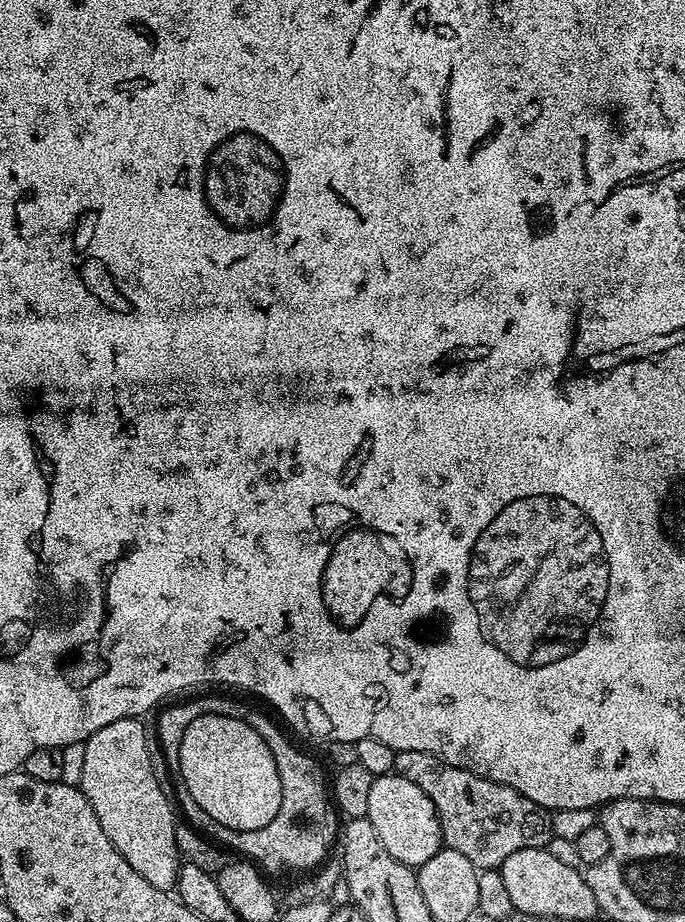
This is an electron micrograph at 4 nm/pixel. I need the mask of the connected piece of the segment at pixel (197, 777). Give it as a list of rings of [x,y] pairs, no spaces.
[[[211,712],[202,718],[194,718],[190,726],[186,726],[186,734],[182,734],[182,742],[176,750],[178,761],[178,779],[186,782],[186,790],[214,818],[214,822],[222,822],[222,826],[230,826],[230,830],[253,832],[262,830],[262,826],[270,826],[274,822],[274,814],[278,814],[278,806],[282,806],[282,782],[278,774],[278,766],[274,762],[274,754],[270,754],[270,746],[247,724],[235,714]]]

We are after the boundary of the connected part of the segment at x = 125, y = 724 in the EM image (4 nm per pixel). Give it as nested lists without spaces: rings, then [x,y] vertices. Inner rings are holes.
[[[131,716],[110,722],[110,726],[102,726],[102,730],[83,743],[86,758],[82,761],[82,778],[78,787],[90,802],[114,850],[118,850],[118,854],[122,854],[122,858],[126,858],[126,862],[130,862],[150,886],[172,890],[176,887],[182,863],[176,841],[177,813],[173,801],[162,792],[154,778],[145,733],[142,720]]]

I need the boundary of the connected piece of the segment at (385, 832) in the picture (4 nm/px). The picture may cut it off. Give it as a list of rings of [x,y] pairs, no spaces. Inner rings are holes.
[[[395,774],[375,777],[370,786],[367,817],[374,830],[378,830],[382,846],[386,846],[386,850],[390,850],[390,854],[408,868],[418,870],[441,850],[440,819],[434,810],[434,802],[430,802],[426,793],[406,778]]]

